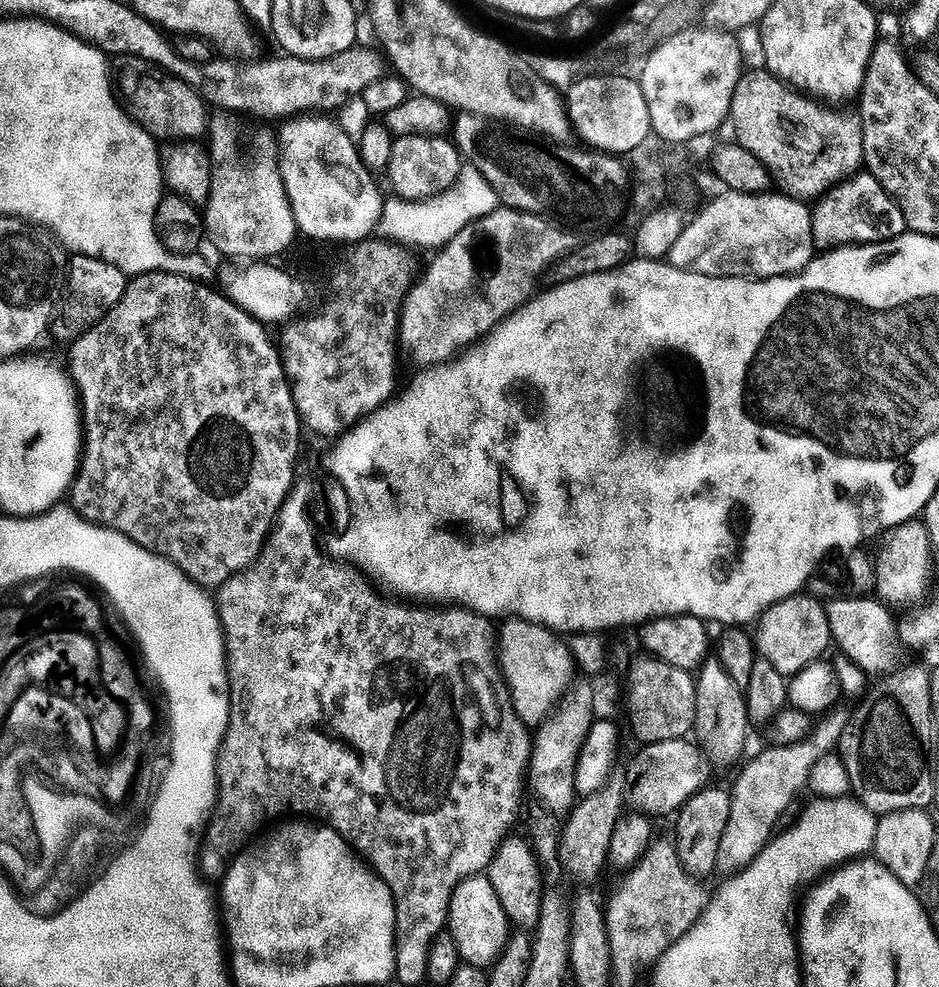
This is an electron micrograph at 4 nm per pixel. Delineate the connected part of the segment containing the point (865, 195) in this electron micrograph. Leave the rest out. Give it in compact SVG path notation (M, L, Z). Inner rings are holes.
M860 174L855 178L845 180L842 184L837 184L815 205L812 225L817 249L835 250L877 243L879 236L876 235L880 232L880 215L888 207L893 207L894 201L875 175L864 175Z

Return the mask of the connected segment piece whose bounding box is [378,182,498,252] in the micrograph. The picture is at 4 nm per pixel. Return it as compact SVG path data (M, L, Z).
M467 182L461 186L456 185L448 192L433 196L426 201L401 200L397 196L391 197L384 203L383 214L380 216L379 233L383 233L387 237L384 238L395 245L426 248L432 250L431 252L441 250L473 223L490 215L498 208L495 199L492 199L493 201L472 201L473 198L472 188Z

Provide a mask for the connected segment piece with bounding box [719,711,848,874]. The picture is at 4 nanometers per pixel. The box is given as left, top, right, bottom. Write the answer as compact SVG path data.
M833 711L815 725L812 734L802 743L790 747L770 746L760 753L742 772L736 788L732 790L734 810L732 822L723 837L723 850L719 869L726 874L749 866L773 839L780 820L796 798L808 788L817 764L834 751L848 726L842 712Z

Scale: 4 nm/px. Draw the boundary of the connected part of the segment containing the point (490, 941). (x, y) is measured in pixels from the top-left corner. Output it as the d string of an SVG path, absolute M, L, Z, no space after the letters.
M487 875L472 876L463 880L454 894L448 911L447 931L454 938L464 964L491 969L499 960L510 939L510 919Z

